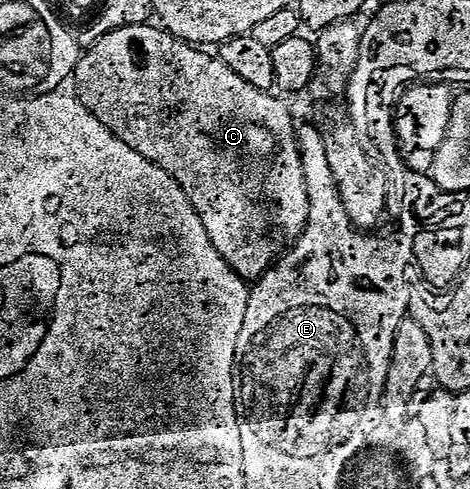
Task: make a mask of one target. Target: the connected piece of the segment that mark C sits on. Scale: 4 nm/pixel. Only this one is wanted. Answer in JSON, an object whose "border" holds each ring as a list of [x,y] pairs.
{"border":[[[153,23],[127,24],[125,28],[118,28],[115,32],[108,33],[100,38],[95,44],[85,49],[84,55],[79,59],[77,68],[74,69],[72,84],[75,84],[76,95],[88,111],[95,116],[116,138],[123,140],[136,154],[148,158],[170,175],[184,190],[184,194],[192,202],[196,214],[200,214],[200,222],[204,222],[204,230],[208,230],[208,238],[212,238],[212,246],[228,262],[228,266],[236,273],[241,280],[257,282],[263,274],[279,259],[283,253],[282,236],[286,245],[293,245],[302,236],[308,222],[310,203],[308,202],[308,190],[305,186],[304,166],[301,164],[301,150],[298,145],[298,134],[296,121],[290,117],[290,112],[277,100],[277,95],[269,92],[256,90],[254,86],[248,86],[236,70],[228,70],[224,62],[217,55],[209,56],[209,51],[193,44],[185,44],[178,40],[172,33],[161,26]]]}

